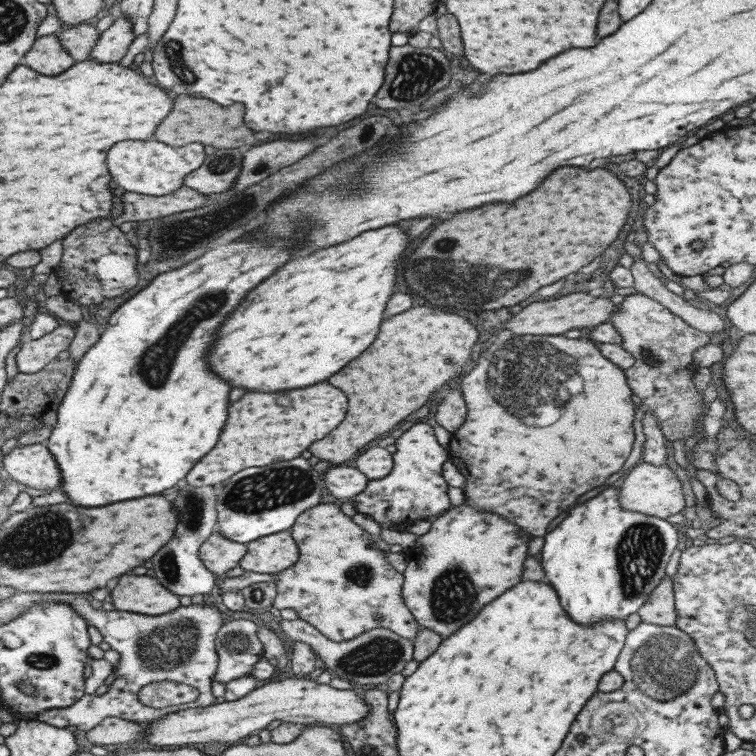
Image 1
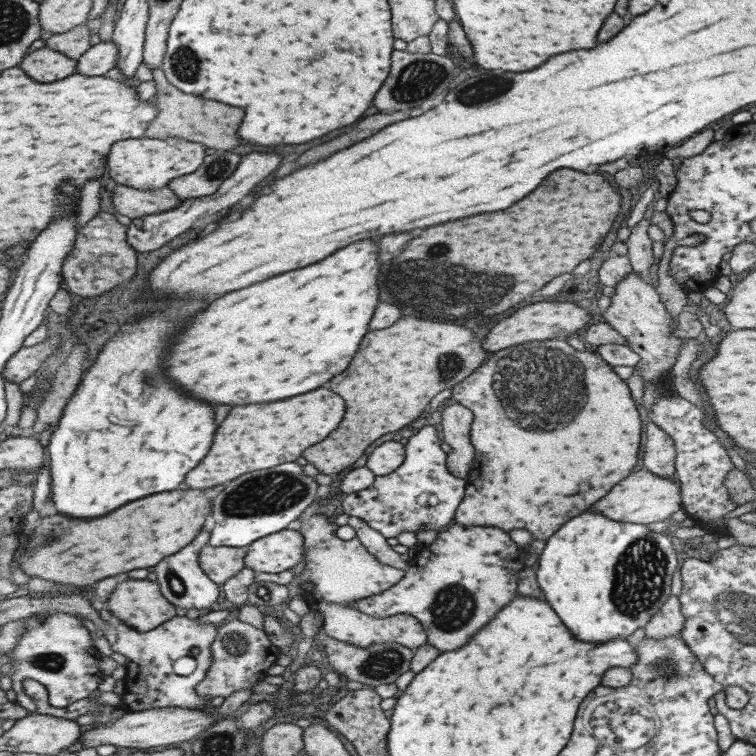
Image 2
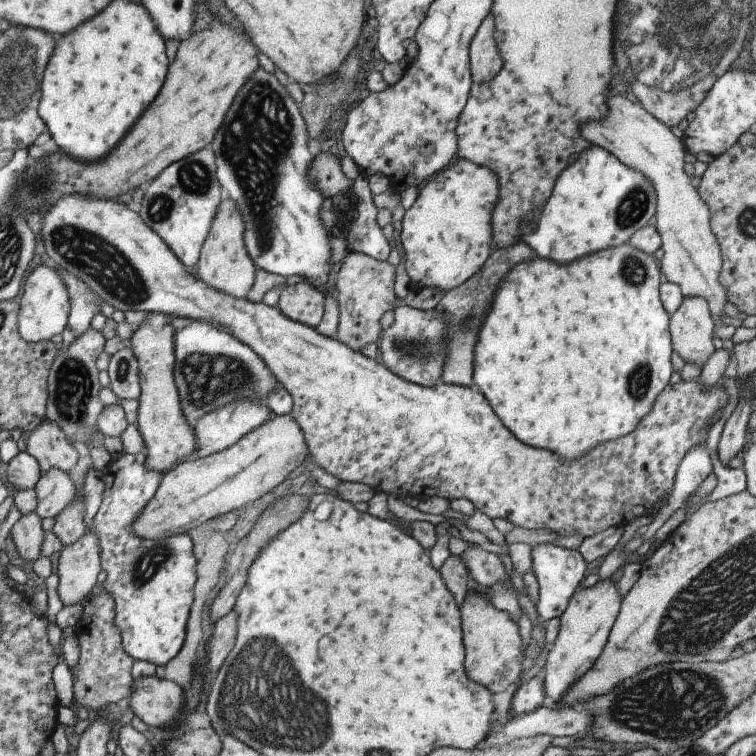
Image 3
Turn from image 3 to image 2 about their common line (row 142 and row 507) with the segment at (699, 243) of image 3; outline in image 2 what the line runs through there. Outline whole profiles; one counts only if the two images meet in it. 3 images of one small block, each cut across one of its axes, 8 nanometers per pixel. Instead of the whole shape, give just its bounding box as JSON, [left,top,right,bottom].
[587,469,683,525]

